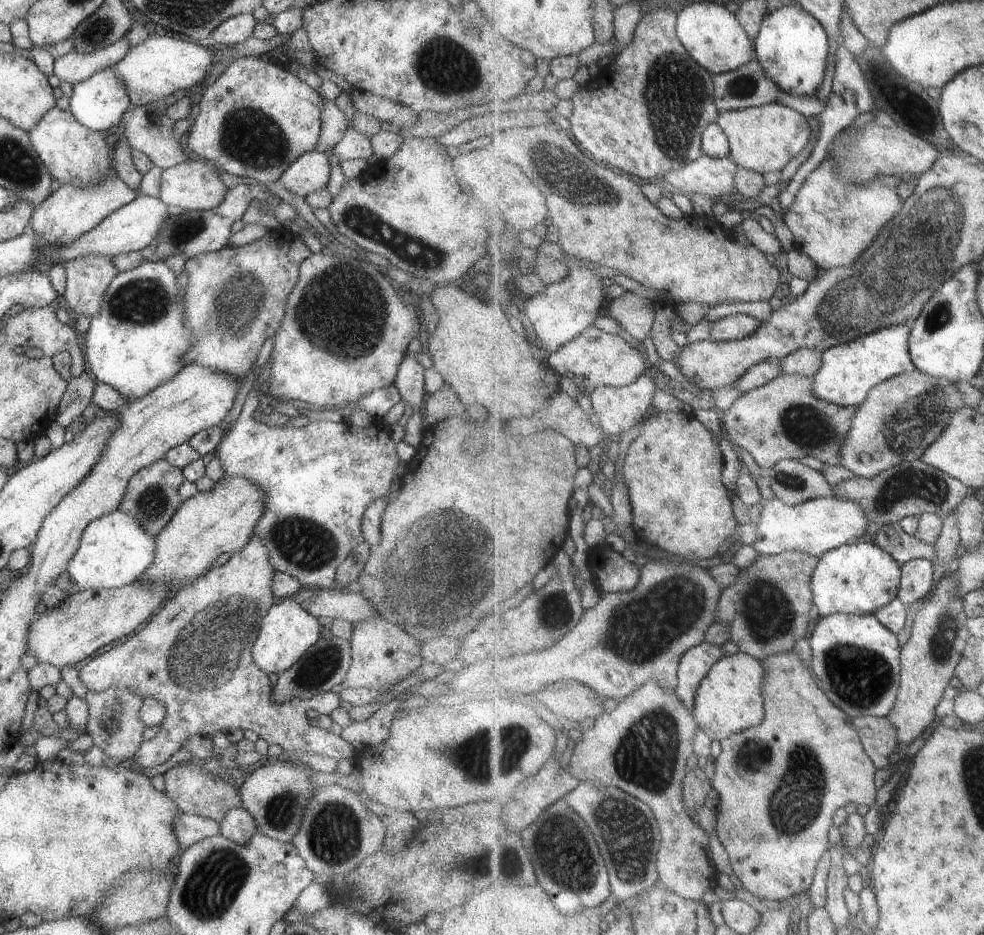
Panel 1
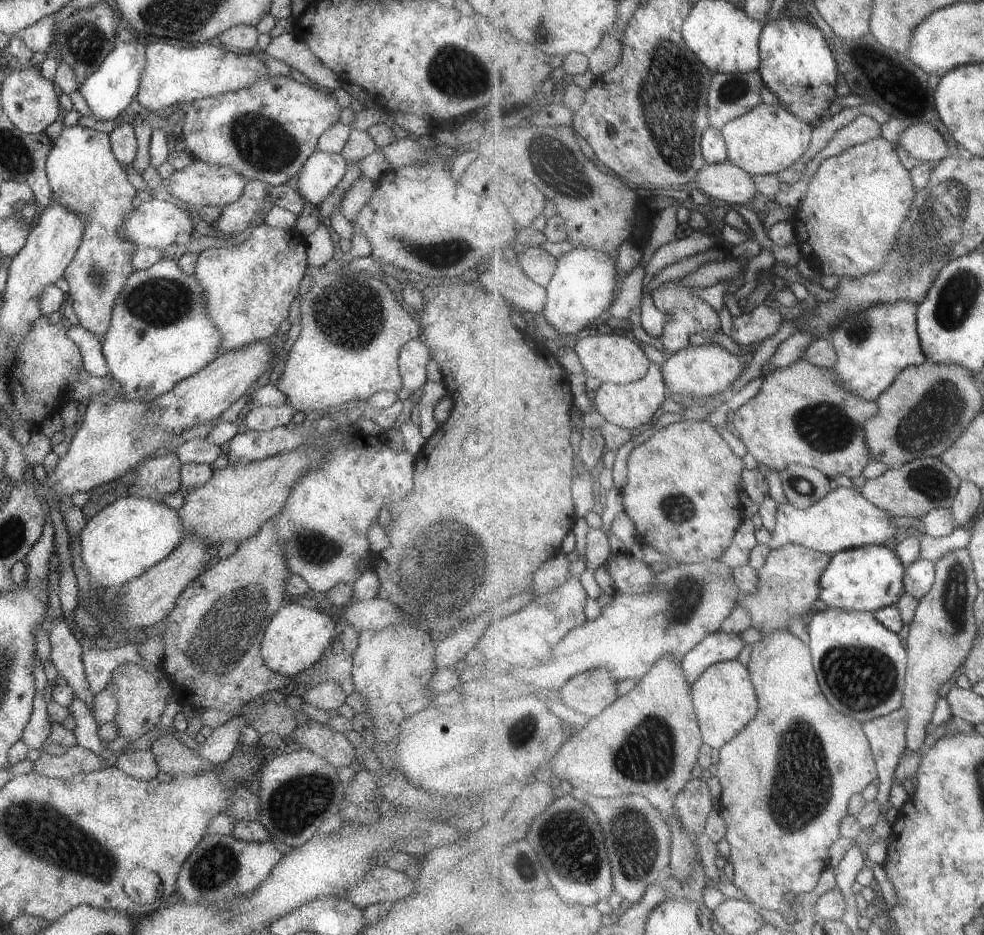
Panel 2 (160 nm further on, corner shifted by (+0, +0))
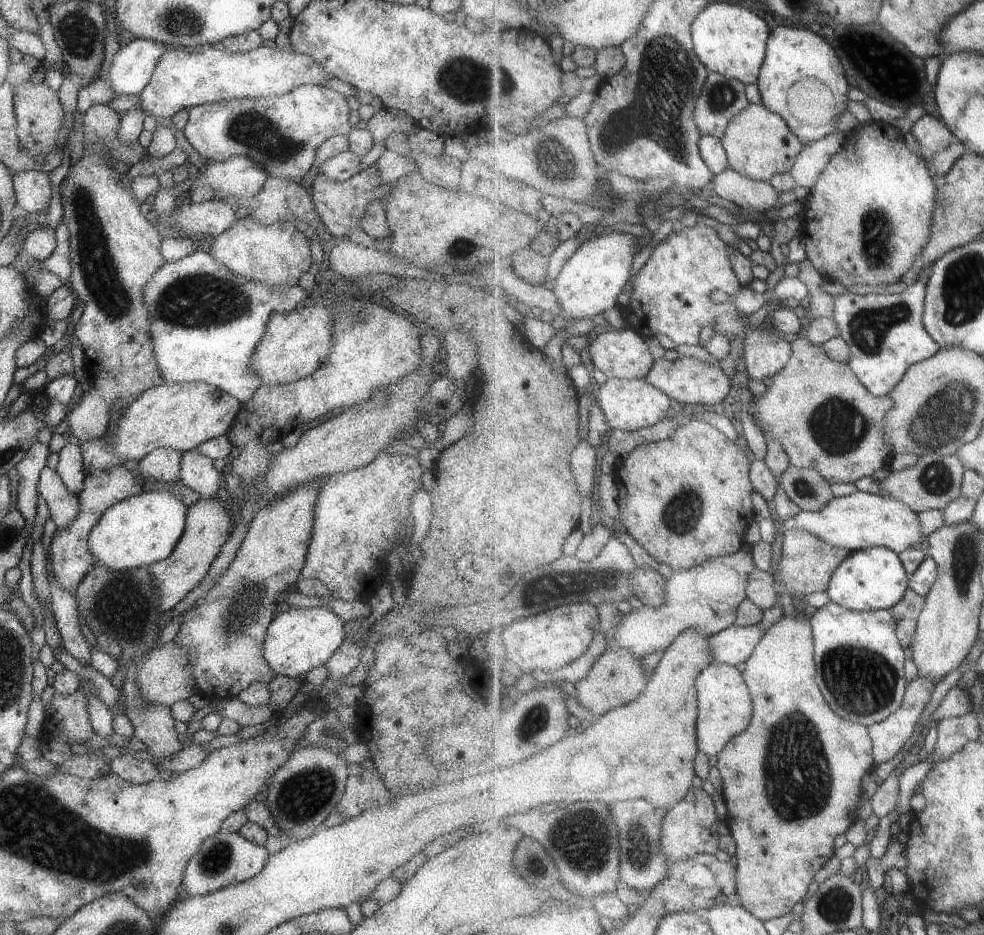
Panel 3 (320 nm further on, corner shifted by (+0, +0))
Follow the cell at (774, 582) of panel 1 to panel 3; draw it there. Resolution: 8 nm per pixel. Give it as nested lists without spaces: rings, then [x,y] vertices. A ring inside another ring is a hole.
[[[786,530],[783,533],[781,560],[776,564],[775,570],[772,570],[777,594],[798,594],[800,598],[808,598],[817,592],[826,594],[835,570],[851,554],[845,548],[827,544],[807,530]]]

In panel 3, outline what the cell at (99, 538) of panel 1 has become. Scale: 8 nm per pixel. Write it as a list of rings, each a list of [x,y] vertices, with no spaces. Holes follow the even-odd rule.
[[[167,487],[158,491],[141,491],[139,494],[124,498],[112,504],[99,517],[88,534],[88,549],[94,558],[94,566],[105,565],[109,571],[148,567],[150,564],[167,558],[177,544],[184,529],[187,507],[183,505],[180,495],[168,491]]]

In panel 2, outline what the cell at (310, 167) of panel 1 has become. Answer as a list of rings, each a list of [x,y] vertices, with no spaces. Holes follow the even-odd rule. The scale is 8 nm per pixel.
[[[314,151],[296,173],[292,184],[304,202],[318,206],[341,180],[347,165],[339,153]]]

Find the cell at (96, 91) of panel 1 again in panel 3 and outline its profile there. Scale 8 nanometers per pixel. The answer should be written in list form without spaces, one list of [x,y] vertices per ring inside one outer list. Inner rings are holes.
[[[135,39],[113,54],[107,68],[111,96],[135,94],[147,84],[151,72],[168,46],[151,39]]]

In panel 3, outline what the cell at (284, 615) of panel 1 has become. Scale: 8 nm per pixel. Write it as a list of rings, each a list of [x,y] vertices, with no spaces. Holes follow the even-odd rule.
[[[329,606],[291,608],[276,613],[267,625],[262,655],[275,675],[301,678],[325,661],[343,642],[343,624]]]

